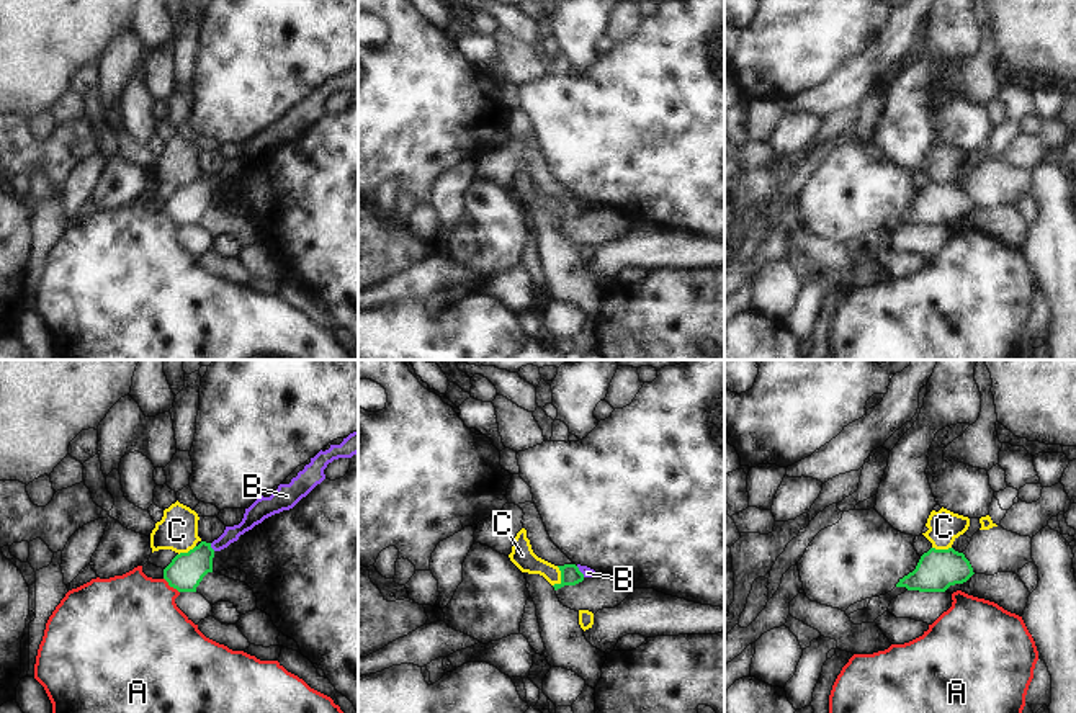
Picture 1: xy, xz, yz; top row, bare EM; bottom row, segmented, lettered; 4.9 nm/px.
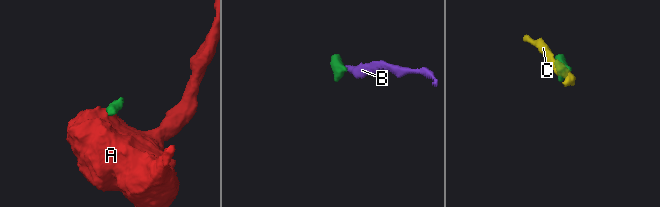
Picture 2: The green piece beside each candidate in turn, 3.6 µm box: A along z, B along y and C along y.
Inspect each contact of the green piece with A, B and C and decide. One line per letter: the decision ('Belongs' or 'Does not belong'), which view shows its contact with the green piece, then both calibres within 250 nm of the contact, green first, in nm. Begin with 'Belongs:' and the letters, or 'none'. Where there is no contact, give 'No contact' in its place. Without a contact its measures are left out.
Belongs: B
A: Does not belong. Touches green in xy. Thickness 180 nm (green) against 460 nm
B: Belongs. Touches green in xy. Thickness 180 nm (green) against 80 nm
C: Does not belong. Touches green in xz. Thickness 100 nm (green) against 120 nm.

